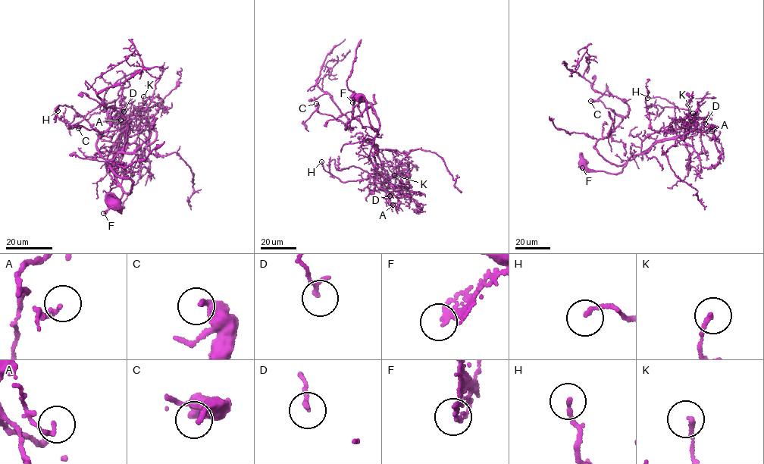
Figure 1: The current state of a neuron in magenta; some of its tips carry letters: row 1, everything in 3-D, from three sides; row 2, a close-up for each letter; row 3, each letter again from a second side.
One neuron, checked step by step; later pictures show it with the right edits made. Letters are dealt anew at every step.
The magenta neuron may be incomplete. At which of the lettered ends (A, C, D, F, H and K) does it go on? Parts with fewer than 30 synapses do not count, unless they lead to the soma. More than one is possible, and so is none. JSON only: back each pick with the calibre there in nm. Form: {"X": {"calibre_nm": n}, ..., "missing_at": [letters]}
{"missing_at": []}

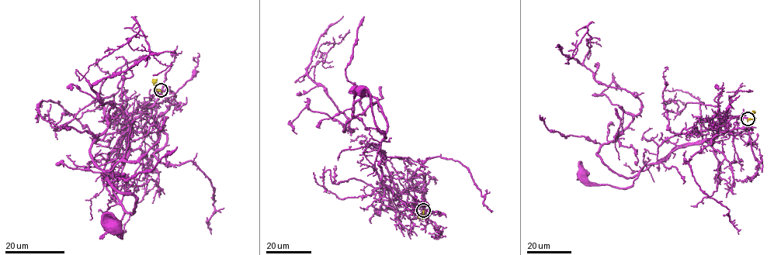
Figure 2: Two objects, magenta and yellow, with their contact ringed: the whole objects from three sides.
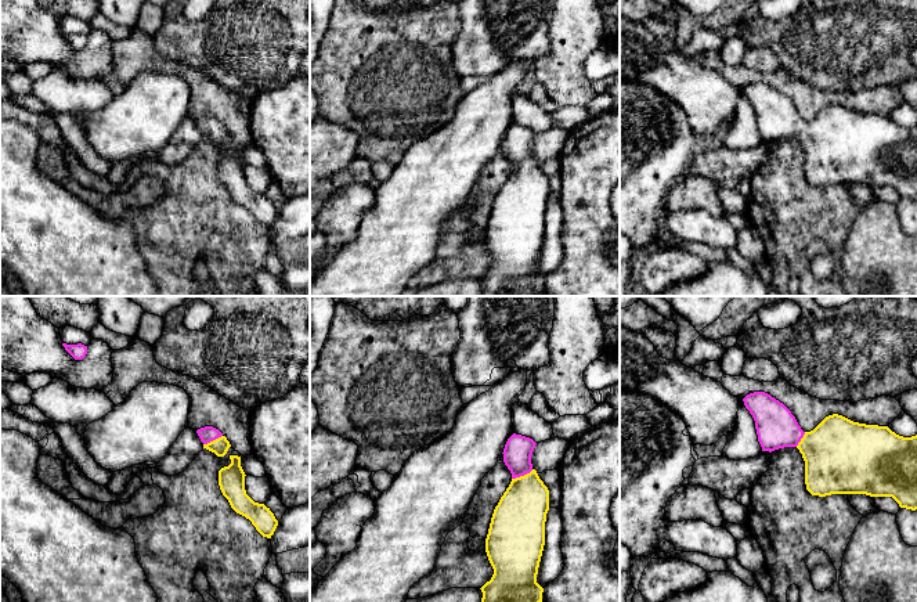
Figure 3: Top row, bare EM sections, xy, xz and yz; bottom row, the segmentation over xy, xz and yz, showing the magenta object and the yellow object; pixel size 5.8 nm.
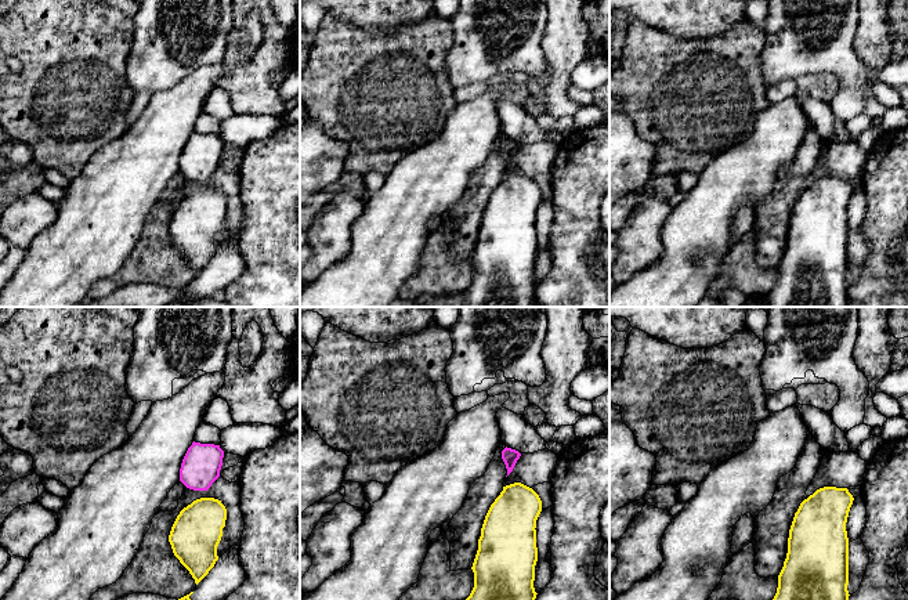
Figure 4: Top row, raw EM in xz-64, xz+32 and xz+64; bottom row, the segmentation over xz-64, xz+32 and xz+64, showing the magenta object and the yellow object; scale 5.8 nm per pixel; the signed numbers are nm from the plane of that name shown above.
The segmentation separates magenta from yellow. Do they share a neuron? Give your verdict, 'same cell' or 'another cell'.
same cell

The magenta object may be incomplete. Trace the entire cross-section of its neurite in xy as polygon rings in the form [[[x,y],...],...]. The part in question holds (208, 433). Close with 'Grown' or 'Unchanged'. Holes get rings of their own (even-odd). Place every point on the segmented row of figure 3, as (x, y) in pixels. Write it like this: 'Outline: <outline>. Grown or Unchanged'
Outline: [[[205,426],[196,430],[203,448],[214,453],[217,457],[224,457],[231,447],[227,437],[213,426]]]. Grown

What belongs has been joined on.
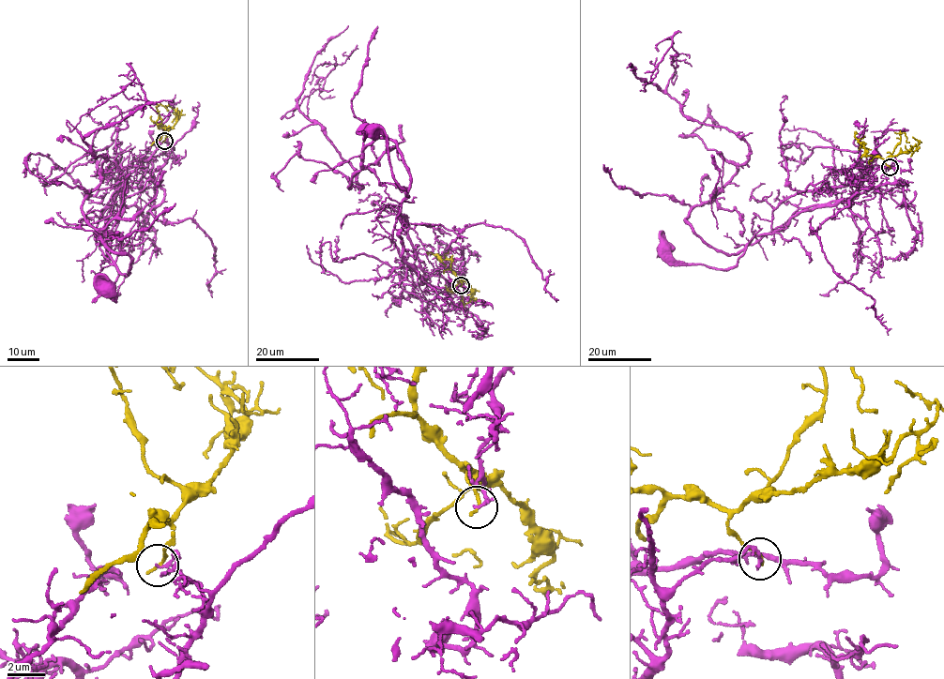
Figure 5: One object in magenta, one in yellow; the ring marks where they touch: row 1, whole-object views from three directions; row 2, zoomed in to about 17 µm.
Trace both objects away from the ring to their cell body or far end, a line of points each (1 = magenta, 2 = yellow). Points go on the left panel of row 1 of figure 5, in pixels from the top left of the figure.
1: (163, 141), (173, 147), (160, 167), (125, 176), (107, 248), (114, 299), (108, 289)
2: (163, 141), (178, 114), (167, 106), (168, 104)

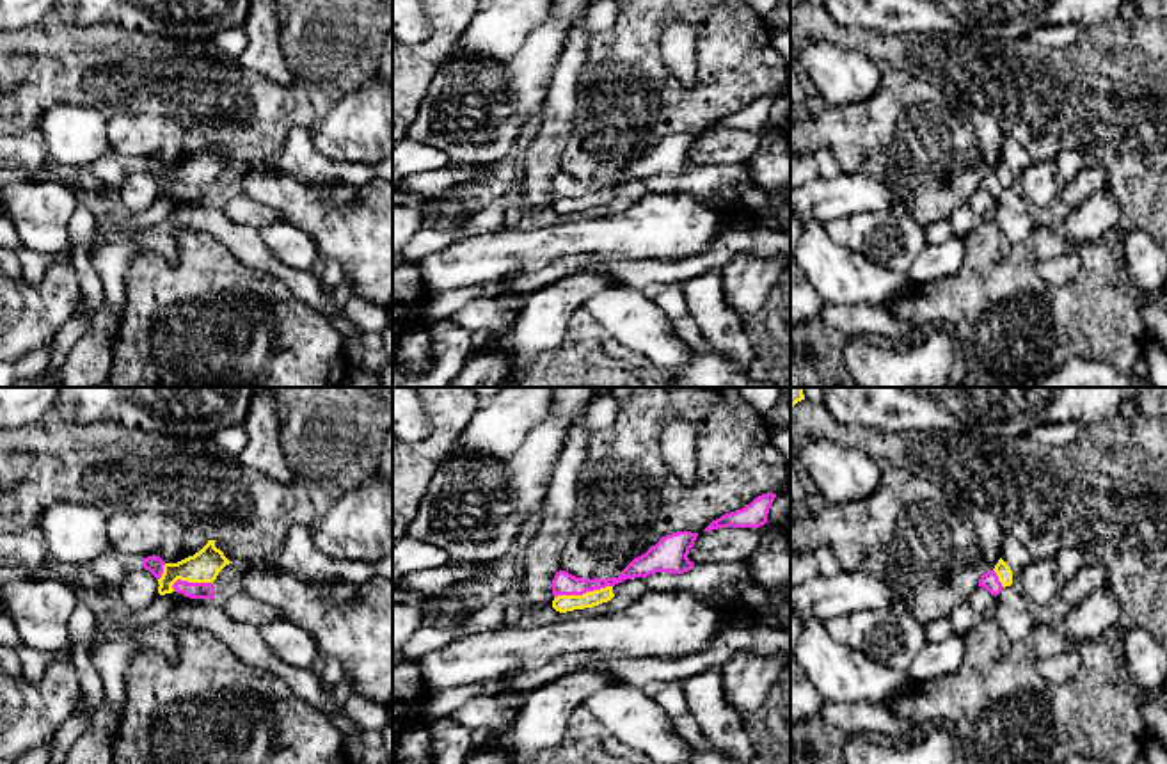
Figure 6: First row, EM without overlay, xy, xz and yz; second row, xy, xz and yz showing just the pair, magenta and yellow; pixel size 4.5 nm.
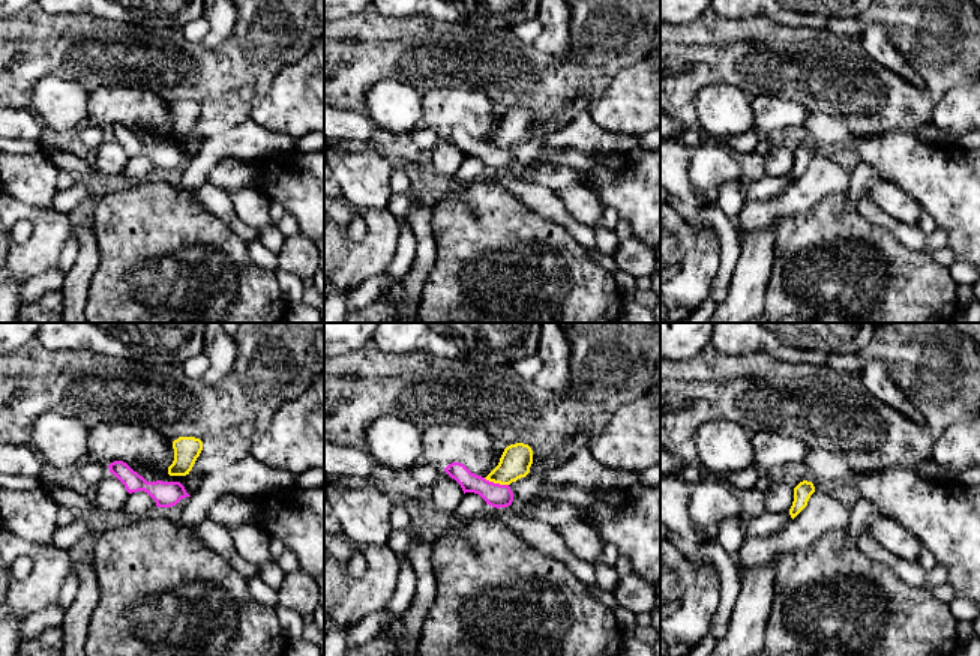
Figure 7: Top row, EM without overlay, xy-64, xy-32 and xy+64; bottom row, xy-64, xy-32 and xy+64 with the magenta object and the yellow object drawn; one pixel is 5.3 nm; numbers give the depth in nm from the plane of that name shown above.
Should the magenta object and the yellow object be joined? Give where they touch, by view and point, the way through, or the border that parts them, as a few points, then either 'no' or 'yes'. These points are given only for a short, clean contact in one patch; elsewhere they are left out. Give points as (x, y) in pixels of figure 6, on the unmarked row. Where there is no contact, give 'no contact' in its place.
xz (583, 194) | along xz (611, 187), (581, 196), (558, 196), (555, 199) | no

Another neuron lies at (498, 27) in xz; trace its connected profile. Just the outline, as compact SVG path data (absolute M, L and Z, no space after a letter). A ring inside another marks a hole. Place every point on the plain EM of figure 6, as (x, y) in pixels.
M488 0L481 4L448 55L506 62L542 23L552 0Z

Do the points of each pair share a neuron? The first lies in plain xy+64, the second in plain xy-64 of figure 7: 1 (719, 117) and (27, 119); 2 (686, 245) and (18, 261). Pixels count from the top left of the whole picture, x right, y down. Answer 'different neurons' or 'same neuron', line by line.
1: different neurons
2: same neuron

